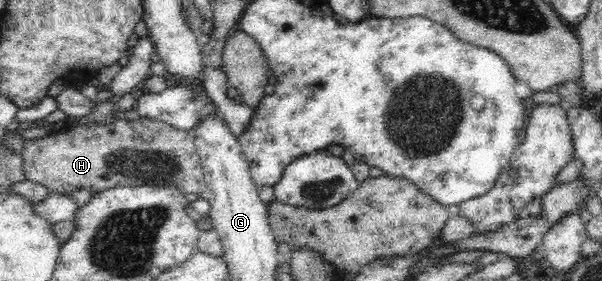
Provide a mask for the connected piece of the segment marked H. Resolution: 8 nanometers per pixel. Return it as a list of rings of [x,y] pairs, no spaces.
[[[117,118],[105,124],[65,127],[43,138],[25,140],[21,153],[22,168],[25,179],[43,184],[51,193],[71,194],[77,188],[86,188],[94,194],[117,186],[137,187],[155,184],[174,185],[185,193],[205,197],[207,186],[194,141],[195,134],[192,130],[175,129],[164,121],[153,121],[147,118],[129,121],[125,118]]]

